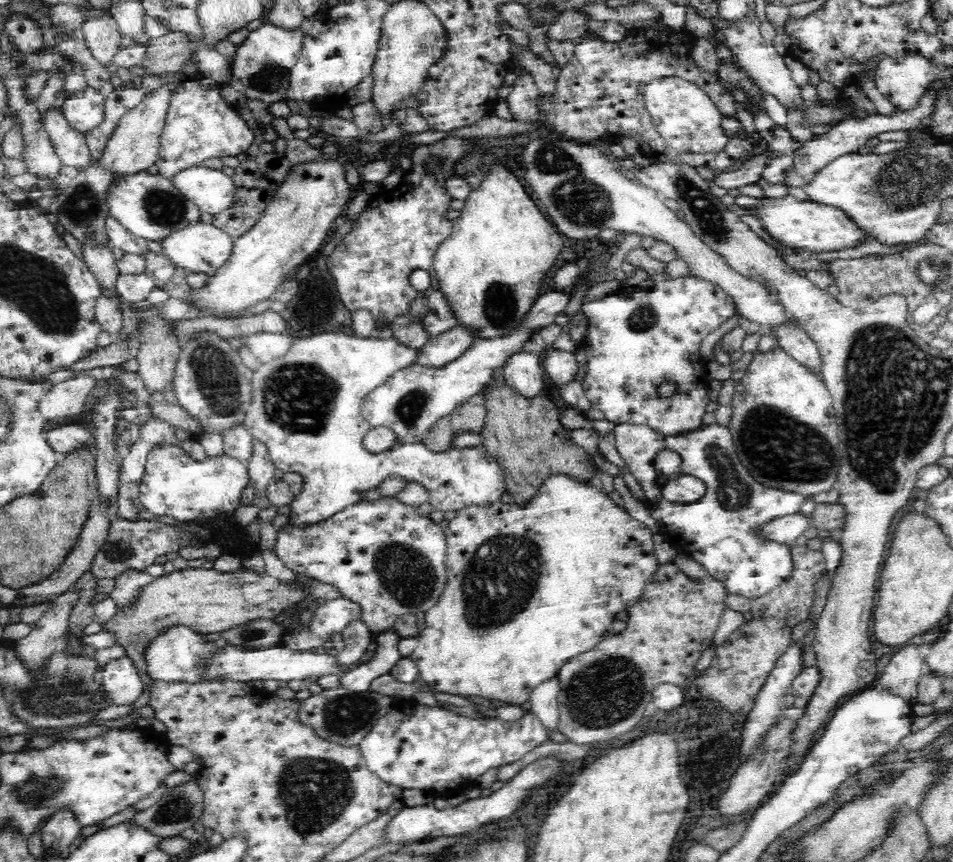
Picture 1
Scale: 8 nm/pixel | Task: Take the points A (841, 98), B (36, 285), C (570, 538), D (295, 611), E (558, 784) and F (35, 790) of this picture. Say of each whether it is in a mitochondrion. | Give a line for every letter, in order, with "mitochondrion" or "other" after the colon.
A: other
B: mitochondrion
C: other
D: other
E: other
F: mitochondrion

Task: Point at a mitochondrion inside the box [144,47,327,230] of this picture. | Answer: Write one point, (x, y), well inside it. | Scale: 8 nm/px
(271, 77)

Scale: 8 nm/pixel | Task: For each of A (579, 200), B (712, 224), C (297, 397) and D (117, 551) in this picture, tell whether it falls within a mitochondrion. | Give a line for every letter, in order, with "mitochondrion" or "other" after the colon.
A: mitochondrion
B: mitochondrion
C: mitochondrion
D: mitochondrion

